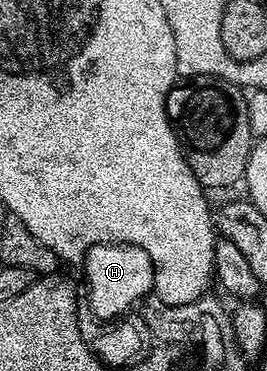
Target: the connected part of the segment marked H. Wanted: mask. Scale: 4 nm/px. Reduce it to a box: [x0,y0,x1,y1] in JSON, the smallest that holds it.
[82,242,154,321]

